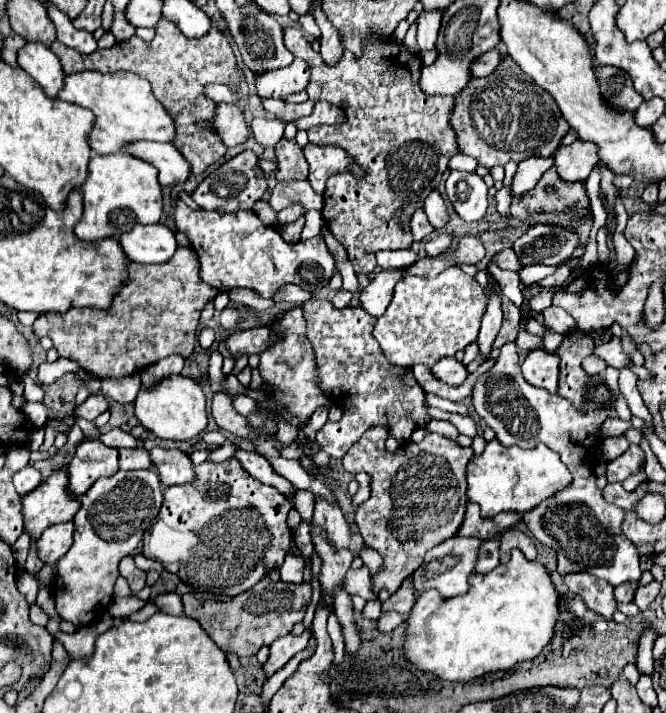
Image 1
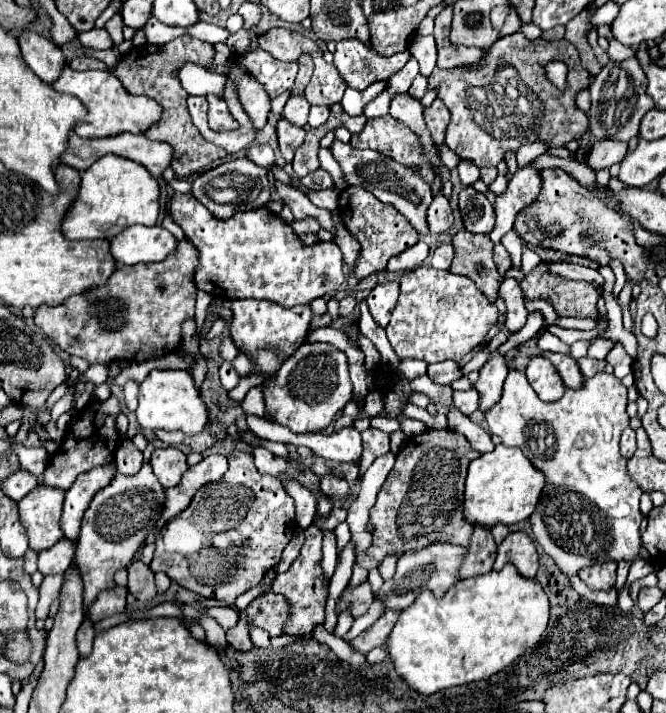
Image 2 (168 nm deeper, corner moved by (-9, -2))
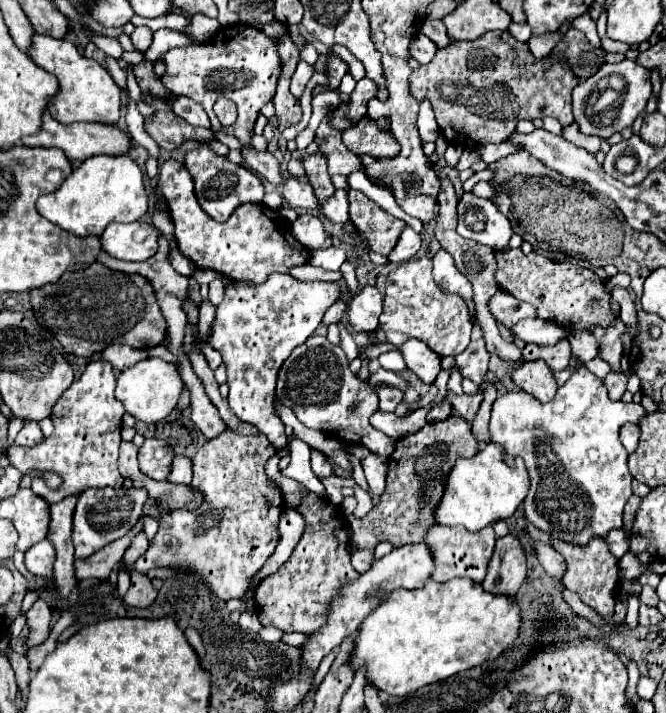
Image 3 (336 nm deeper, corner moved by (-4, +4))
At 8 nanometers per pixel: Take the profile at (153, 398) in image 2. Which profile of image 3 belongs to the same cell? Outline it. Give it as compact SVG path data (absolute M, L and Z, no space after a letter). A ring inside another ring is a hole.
M154 357L154 359L144 359L120 373L118 385L116 385L116 397L124 403L126 411L134 419L142 423L158 423L172 413L172 409L176 407L182 395L182 387L184 383L176 371L176 365Z

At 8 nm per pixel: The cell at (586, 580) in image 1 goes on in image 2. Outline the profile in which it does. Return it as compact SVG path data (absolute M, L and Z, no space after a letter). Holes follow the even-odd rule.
M595 563L593 567L585 567L579 571L579 577L591 589L609 589L615 585L615 563Z

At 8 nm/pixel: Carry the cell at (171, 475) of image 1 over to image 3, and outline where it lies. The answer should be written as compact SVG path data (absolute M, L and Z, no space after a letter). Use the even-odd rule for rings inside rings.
M146 439L138 451L140 471L156 481L166 481L172 471L172 461L176 453L170 445L160 439Z

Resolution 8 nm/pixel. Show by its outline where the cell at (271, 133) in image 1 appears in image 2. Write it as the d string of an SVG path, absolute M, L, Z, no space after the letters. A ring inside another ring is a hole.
M293 95L289 97L285 109L283 109L283 117L289 119L291 123L303 127L307 123L307 115L309 115L309 101L305 99L305 95Z

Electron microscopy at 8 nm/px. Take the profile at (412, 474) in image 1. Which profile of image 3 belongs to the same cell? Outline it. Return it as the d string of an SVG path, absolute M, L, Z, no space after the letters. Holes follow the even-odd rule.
M450 415L448 419L438 421L438 423L426 423L418 433L398 439L394 453L388 457L386 491L382 493L380 503L376 507L372 507L372 511L362 519L356 519L354 515L346 517L348 527L350 527L350 535L352 535L352 543L356 543L358 549L374 549L382 541L390 541L394 547L402 547L408 543L422 543L428 535L428 529L438 525L436 517L434 517L436 505L440 503L440 499L444 495L446 481L448 481L448 475L454 467L454 461L458 457L472 457L476 453L478 453L478 441L470 429L470 423L458 415Z

